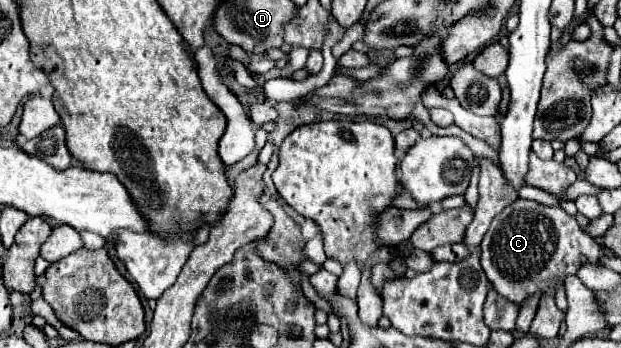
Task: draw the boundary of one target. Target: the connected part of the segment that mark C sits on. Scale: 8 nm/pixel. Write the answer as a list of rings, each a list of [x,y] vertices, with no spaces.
[[[517,199],[515,203],[505,207],[503,213],[493,219],[489,233],[485,233],[481,241],[481,267],[487,279],[499,295],[519,305],[535,291],[545,293],[549,287],[559,287],[567,275],[575,275],[583,263],[597,263],[601,255],[605,255],[601,245],[577,225],[575,217],[567,215],[559,205],[545,207],[527,199]]]

